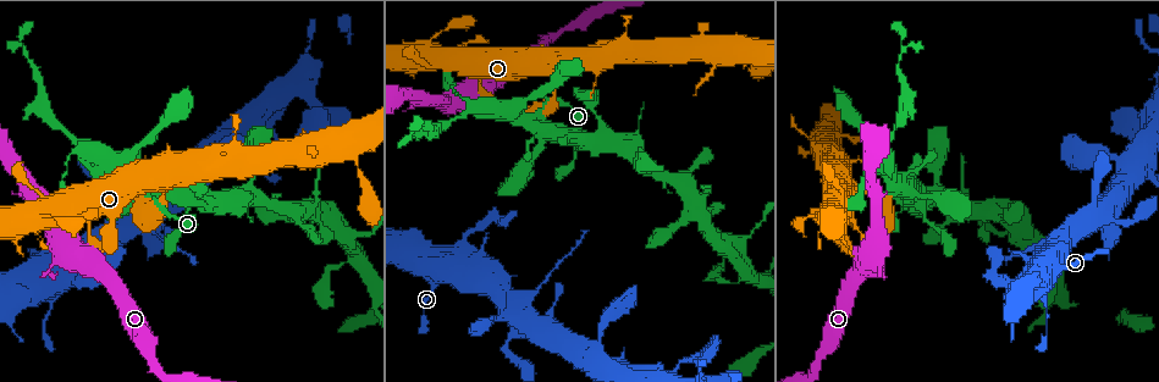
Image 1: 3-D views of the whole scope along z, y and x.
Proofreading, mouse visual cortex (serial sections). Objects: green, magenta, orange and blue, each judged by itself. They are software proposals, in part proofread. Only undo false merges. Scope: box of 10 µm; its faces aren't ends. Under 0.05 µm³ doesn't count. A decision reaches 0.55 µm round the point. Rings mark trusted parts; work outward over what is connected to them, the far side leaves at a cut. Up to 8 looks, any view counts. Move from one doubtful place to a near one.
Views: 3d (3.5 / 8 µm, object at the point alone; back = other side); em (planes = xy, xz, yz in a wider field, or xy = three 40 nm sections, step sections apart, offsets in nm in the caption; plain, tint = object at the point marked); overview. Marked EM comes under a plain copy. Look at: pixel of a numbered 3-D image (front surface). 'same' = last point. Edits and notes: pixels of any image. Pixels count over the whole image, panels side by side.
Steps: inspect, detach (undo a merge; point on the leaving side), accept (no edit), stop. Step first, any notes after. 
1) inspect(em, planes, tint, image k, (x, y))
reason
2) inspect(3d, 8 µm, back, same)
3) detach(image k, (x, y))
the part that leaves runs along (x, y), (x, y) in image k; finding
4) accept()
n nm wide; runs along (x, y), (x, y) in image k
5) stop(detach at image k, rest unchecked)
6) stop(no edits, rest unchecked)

inspect(3d, 3.5 µm, back, image 1, (358, 157))
thin neck

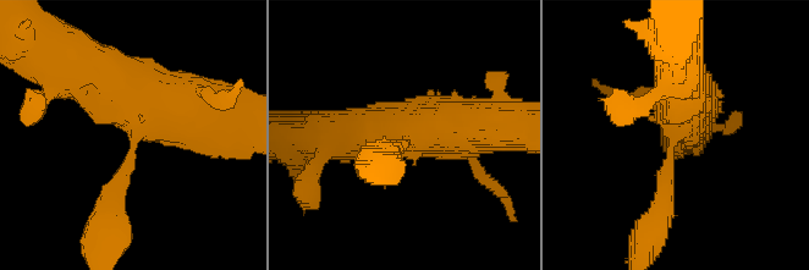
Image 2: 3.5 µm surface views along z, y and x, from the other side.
inspect(em, planes, tint, image 2, (135, 135))

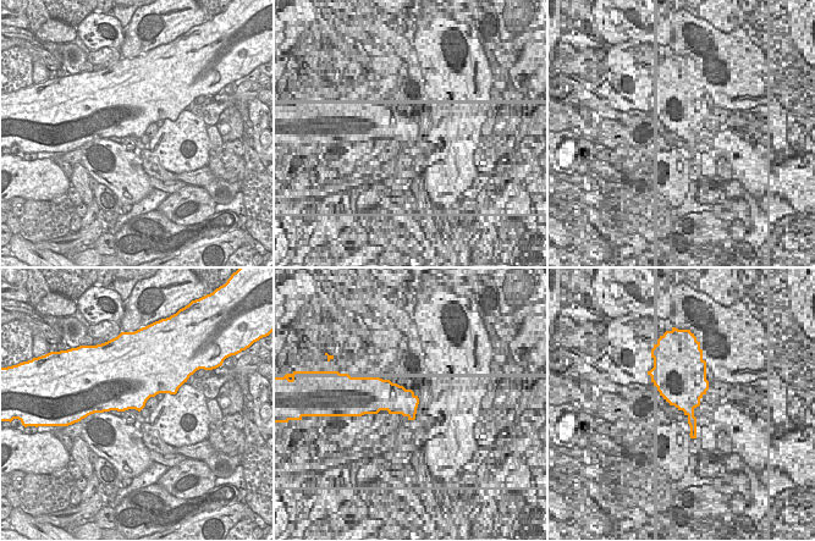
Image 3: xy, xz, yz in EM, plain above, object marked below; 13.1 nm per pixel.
inspect(em, xy, step 1, tint, same)

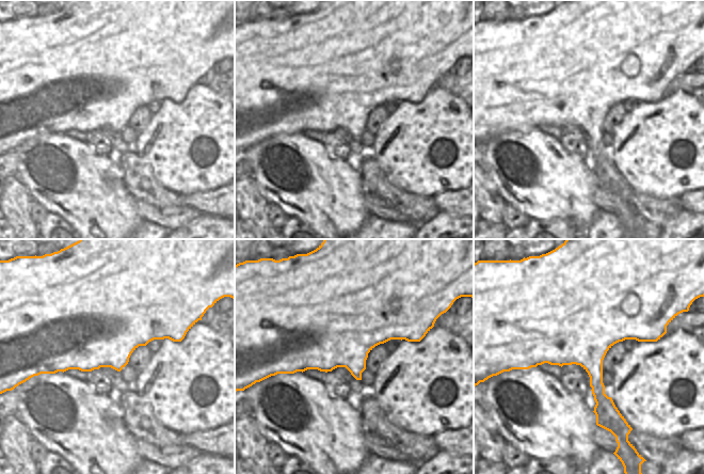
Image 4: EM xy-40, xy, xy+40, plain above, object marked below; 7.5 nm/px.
accept()
runs along (224, 121), (148, 117), (84, 58) in image 2; one cell here

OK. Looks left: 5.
inspect(3d, 3.5 µm, image 1, (1026, 225))
side arm on a straight run

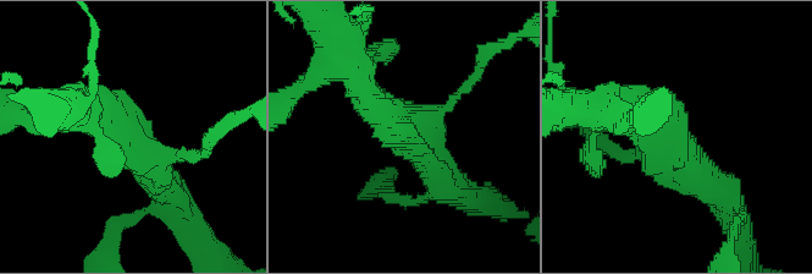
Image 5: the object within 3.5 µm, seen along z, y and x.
inspect(em, xy, step 2, tint, image 5, (673, 140))
3 arms; arms of 150, 400, 450 nm; shape alone is not enough

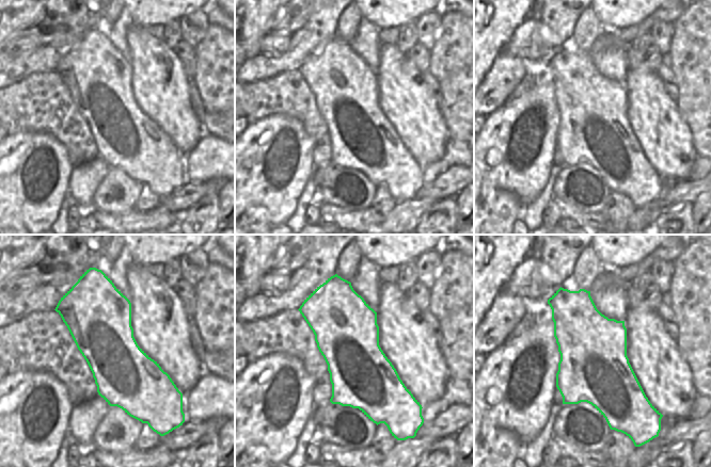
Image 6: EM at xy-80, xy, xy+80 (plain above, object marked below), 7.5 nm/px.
accept()
runs along (358, 83), (445, 184) in image 5; one cell here

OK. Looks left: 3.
inspect(3d, 3.5 µm, image 1, (26, 57))
a narrow waist

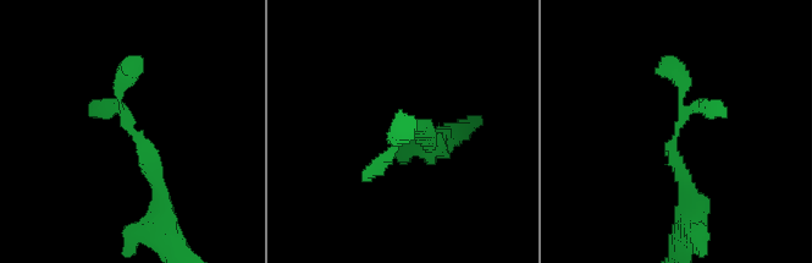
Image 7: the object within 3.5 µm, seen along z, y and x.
inspect(em, xy, step 3, tint, image 7, (676, 128))
shape alone is not enough

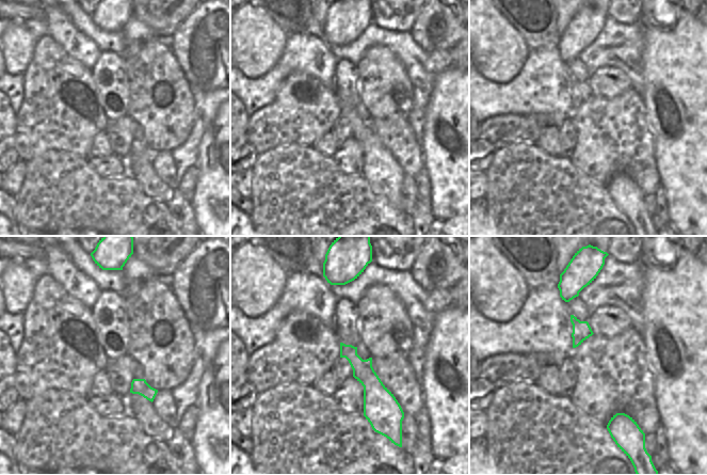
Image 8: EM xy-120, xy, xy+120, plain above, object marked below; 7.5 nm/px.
accept()
runs along (342, 346), (372, 384), (374, 422) in image 8; one cell here

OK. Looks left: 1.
stop(no edits, rest unchecked)

